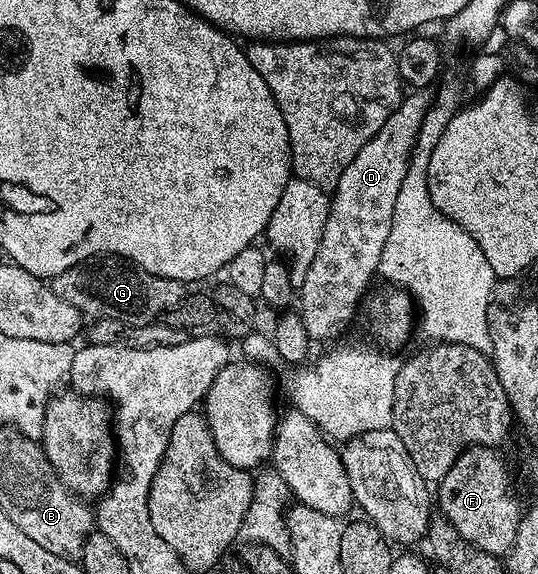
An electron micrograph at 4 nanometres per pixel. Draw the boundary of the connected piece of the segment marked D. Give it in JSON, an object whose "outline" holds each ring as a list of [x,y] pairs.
{"outline":[[[416,89],[408,93],[412,95],[405,94],[394,113],[390,113],[390,117],[382,125],[380,132],[370,141],[366,141],[358,157],[354,157],[354,161],[350,161],[350,165],[346,165],[346,169],[342,169],[338,177],[330,195],[328,216],[322,229],[318,253],[314,253],[310,269],[306,269],[298,283],[298,314],[312,341],[334,339],[345,329],[346,323],[356,311],[356,305],[359,301],[361,304],[362,298],[369,290],[368,282],[371,281],[372,275],[374,279],[379,272],[382,249],[390,237],[392,228],[394,201],[398,197],[398,189],[402,189],[402,181],[406,179],[408,162],[412,160],[412,151],[416,148],[416,138],[422,129],[422,121],[428,108],[434,103],[433,96],[427,95],[428,93],[427,90]]]}

